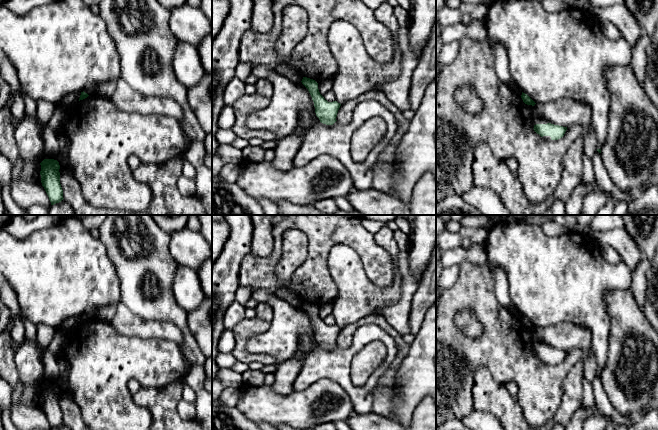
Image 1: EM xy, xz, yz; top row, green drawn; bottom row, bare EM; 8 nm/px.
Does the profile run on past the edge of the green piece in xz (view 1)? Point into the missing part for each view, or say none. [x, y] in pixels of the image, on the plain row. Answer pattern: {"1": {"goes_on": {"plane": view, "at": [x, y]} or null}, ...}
{"1": {"goes_on": null}}

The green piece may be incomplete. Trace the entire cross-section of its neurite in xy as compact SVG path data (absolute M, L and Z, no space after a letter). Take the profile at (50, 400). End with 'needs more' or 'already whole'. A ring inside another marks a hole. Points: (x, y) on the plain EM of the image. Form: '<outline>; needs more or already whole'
M44 383L40 389L41 407L49 421L51 429L61 426L64 422L60 408L59 386L54 383Z; already whole

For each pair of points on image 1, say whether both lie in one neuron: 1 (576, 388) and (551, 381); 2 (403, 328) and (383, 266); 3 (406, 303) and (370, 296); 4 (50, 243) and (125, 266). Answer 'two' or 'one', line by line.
1: two
2: two
3: two
4: two

